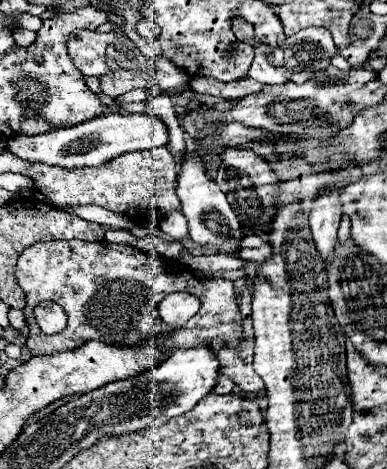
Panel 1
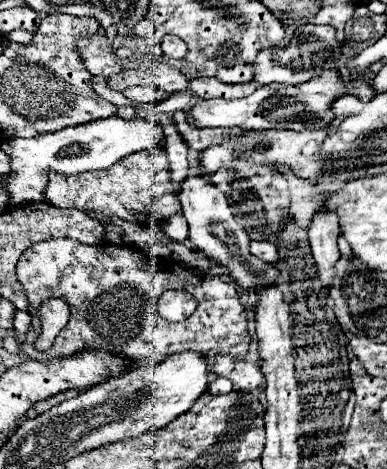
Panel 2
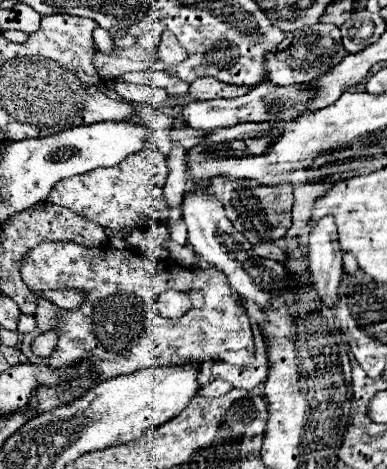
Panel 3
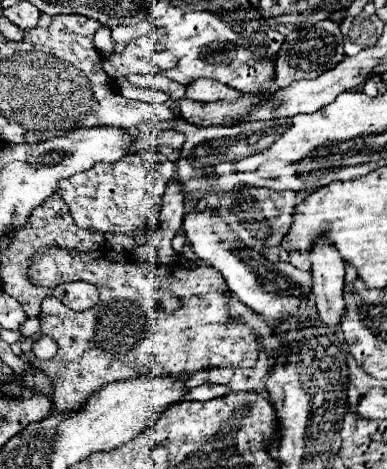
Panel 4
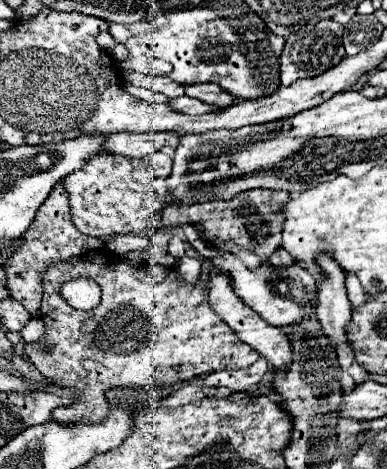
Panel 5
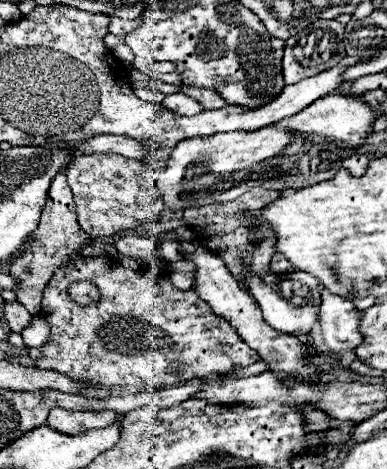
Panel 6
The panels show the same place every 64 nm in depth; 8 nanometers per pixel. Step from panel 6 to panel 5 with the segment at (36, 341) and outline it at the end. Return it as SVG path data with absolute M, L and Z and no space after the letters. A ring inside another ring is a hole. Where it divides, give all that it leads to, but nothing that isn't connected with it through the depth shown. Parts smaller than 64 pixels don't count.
M32 318L32 320L24 326L24 330L22 330L20 334L22 334L24 342L36 344L36 342L40 342L40 338L44 336L44 322L42 322L40 318Z

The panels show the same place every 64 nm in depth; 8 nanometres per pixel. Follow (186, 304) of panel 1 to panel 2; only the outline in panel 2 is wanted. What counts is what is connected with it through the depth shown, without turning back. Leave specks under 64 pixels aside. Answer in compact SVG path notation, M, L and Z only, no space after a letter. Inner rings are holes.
M168 290L164 292L164 296L160 296L158 310L164 320L178 322L188 318L196 310L196 300L184 290Z

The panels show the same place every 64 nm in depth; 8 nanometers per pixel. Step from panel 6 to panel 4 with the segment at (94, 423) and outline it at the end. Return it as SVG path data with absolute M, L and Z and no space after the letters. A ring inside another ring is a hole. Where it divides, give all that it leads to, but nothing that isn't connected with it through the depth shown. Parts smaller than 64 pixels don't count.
M48 250L34 258L30 268L30 278L38 286L58 286L62 282L86 280L98 286L100 302L86 312L72 312L58 298L48 296L42 300L40 312L40 336L50 336L58 344L58 352L50 360L40 360L32 352L32 338L22 340L22 352L44 372L54 384L54 412L72 414L84 408L88 398L102 388L102 384L118 382L118 380L134 380L136 376L170 376L186 380L198 370L210 368L248 368L258 360L258 344L250 330L240 324L232 324L228 320L228 306L224 292L226 282L212 266L198 266L196 270L188 270L184 266L162 266L162 264L140 264L130 254L120 252L66 252L66 250ZM172 292L180 298L182 306L176 312L164 312L158 304L160 294Z

